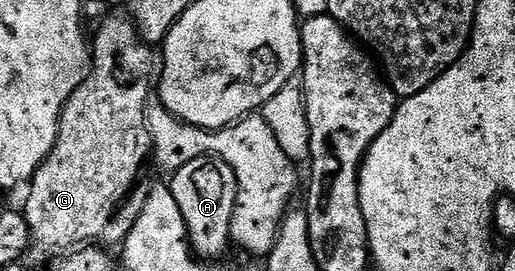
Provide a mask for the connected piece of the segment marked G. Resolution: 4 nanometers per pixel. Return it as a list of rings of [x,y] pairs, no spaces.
[[[129,17],[106,18],[99,24],[98,31],[92,34],[92,65],[89,67],[86,78],[72,92],[70,99],[62,107],[62,115],[58,121],[58,135],[56,136],[54,147],[48,152],[46,159],[39,164],[37,172],[34,173],[34,177],[28,183],[30,195],[26,198],[24,213],[26,223],[30,225],[30,241],[35,251],[38,249],[42,254],[50,254],[53,250],[70,252],[75,248],[81,247],[83,244],[106,244],[102,242],[115,242],[115,244],[118,244],[125,239],[126,234],[130,230],[130,222],[126,220],[124,222],[117,222],[114,219],[114,213],[118,210],[118,201],[133,188],[134,181],[137,180],[138,173],[142,170],[142,165],[148,162],[152,154],[150,133],[144,124],[144,108],[148,99],[152,97],[150,73],[154,70],[154,58],[156,62],[155,51],[147,46],[146,42],[139,36],[138,29],[134,27],[133,21]]]

